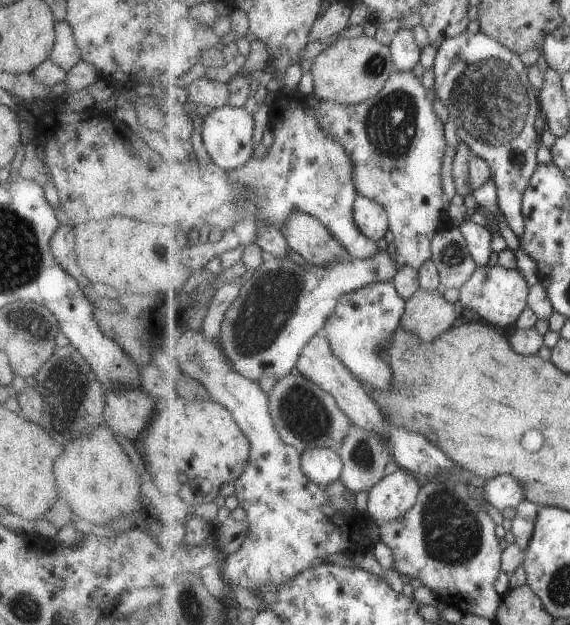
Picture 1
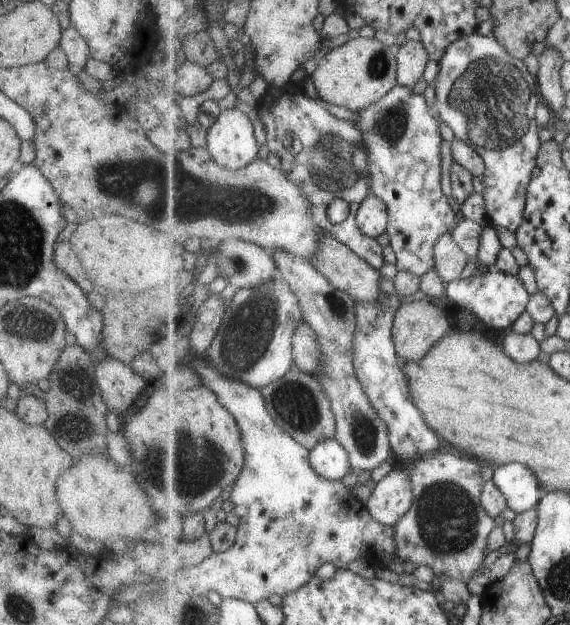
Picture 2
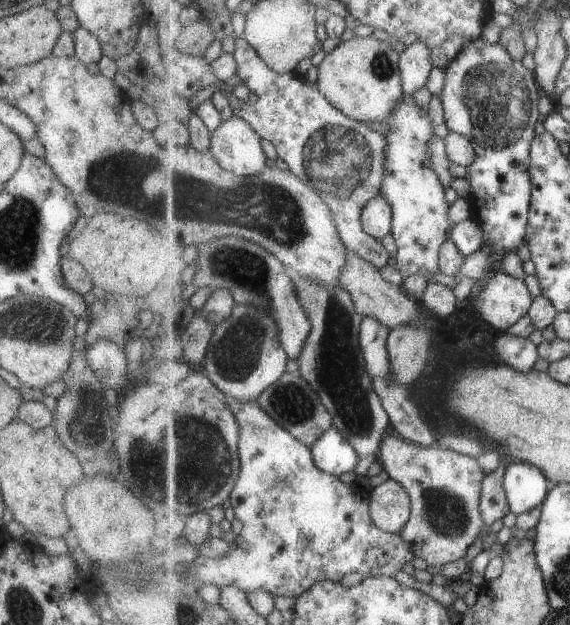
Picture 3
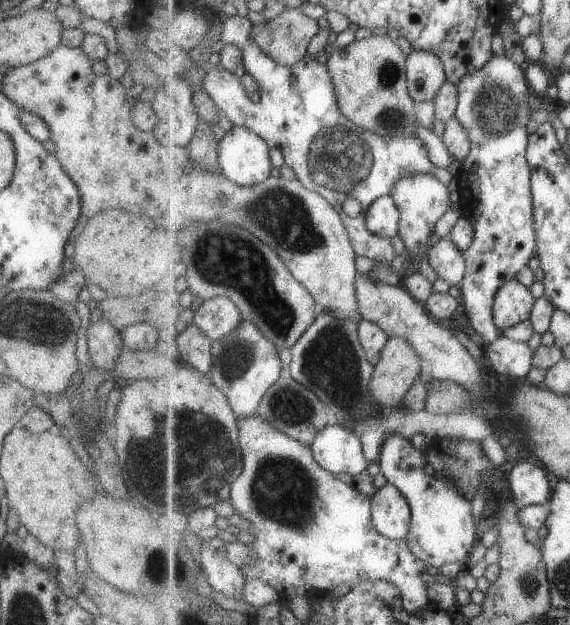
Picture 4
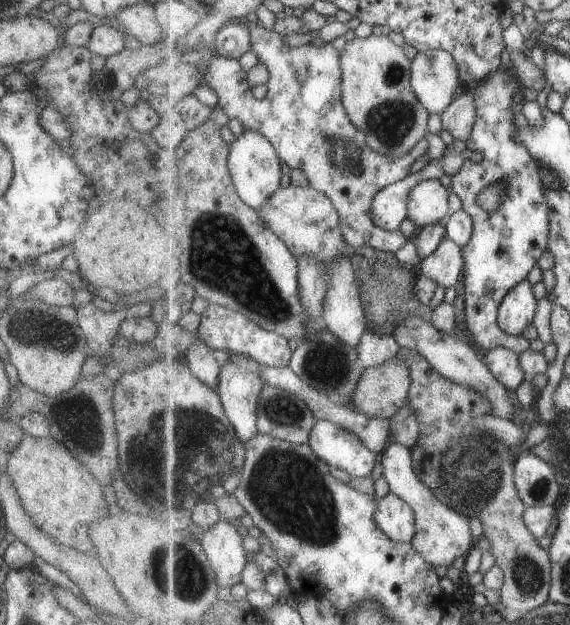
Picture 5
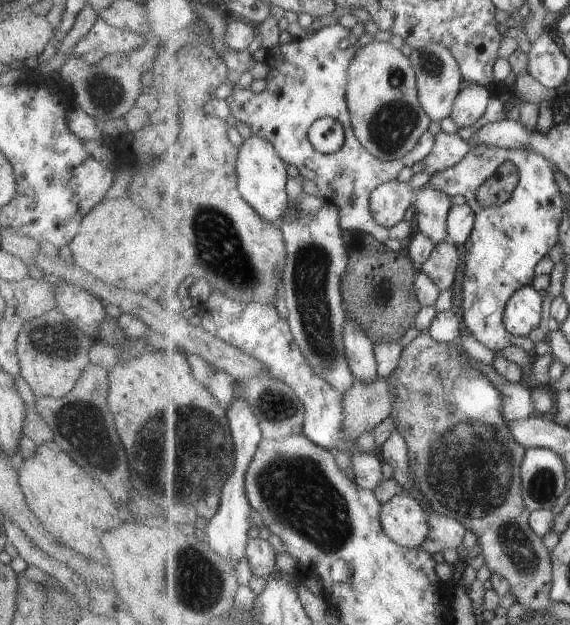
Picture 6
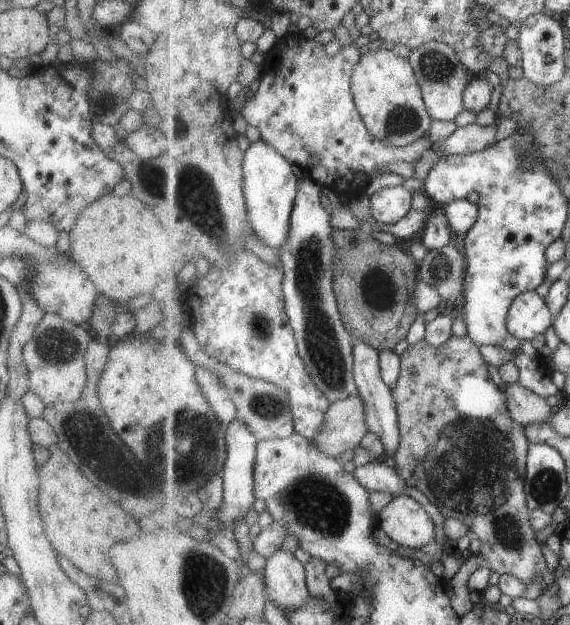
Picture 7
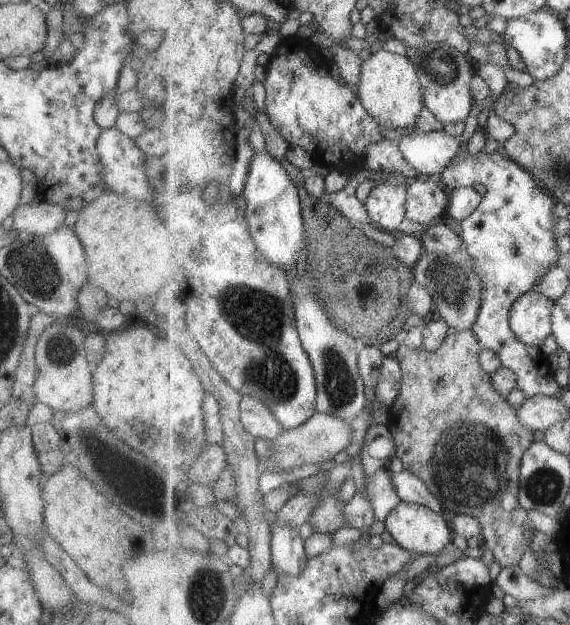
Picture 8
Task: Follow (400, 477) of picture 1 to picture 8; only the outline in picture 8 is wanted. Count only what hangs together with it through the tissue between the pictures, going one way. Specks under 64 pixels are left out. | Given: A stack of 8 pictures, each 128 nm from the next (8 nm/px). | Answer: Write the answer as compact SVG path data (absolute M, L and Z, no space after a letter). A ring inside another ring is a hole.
M407 502L397 504L385 521L392 537L413 553L436 554L452 544L454 532L449 520L429 506Z

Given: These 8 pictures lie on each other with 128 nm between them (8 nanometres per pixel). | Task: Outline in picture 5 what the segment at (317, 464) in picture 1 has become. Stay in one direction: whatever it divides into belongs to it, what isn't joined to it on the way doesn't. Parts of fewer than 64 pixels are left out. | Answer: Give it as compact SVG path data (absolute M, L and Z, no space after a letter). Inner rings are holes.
M318 420L308 443L331 468L344 470L350 476L367 478L380 460L360 436L331 421Z

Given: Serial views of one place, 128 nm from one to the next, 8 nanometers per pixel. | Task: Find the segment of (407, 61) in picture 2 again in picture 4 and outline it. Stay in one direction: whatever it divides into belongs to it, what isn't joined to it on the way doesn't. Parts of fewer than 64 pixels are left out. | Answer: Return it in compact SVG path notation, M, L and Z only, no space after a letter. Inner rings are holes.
M413 50L408 56L408 82L411 97L417 102L433 101L443 82L447 69L436 53Z

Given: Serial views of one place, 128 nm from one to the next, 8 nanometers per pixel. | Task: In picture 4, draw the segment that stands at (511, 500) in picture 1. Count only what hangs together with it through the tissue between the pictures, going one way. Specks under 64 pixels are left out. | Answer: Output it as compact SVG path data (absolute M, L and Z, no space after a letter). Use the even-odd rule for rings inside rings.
M519 462L507 473L507 491L515 508L521 511L532 505L550 503L554 484L549 480L548 470L535 462Z

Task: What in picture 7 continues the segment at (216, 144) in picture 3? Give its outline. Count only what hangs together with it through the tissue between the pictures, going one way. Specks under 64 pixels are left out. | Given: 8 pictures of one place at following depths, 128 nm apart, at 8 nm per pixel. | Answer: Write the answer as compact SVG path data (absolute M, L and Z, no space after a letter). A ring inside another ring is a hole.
M264 140L251 144L246 150L244 193L248 206L248 219L263 244L281 248L289 238L291 212L295 204L295 192L299 178L291 163Z

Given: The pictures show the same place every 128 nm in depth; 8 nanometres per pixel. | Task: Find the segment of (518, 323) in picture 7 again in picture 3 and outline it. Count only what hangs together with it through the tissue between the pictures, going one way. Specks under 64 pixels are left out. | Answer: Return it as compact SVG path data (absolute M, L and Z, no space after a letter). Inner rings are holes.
M501 272L487 281L474 308L498 332L507 332L528 314L533 301L534 296L524 280Z

